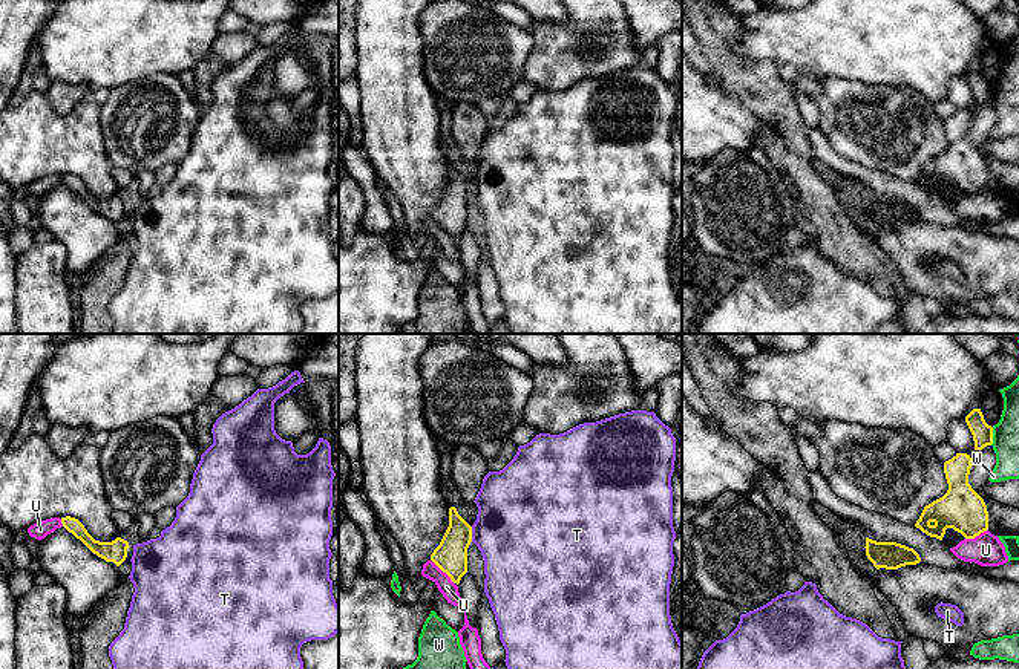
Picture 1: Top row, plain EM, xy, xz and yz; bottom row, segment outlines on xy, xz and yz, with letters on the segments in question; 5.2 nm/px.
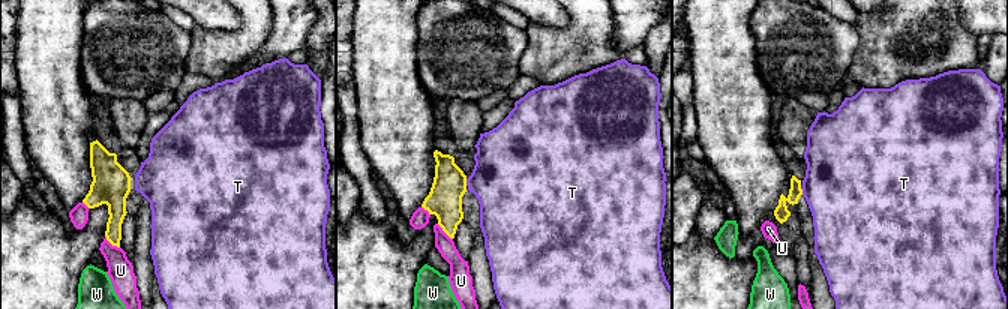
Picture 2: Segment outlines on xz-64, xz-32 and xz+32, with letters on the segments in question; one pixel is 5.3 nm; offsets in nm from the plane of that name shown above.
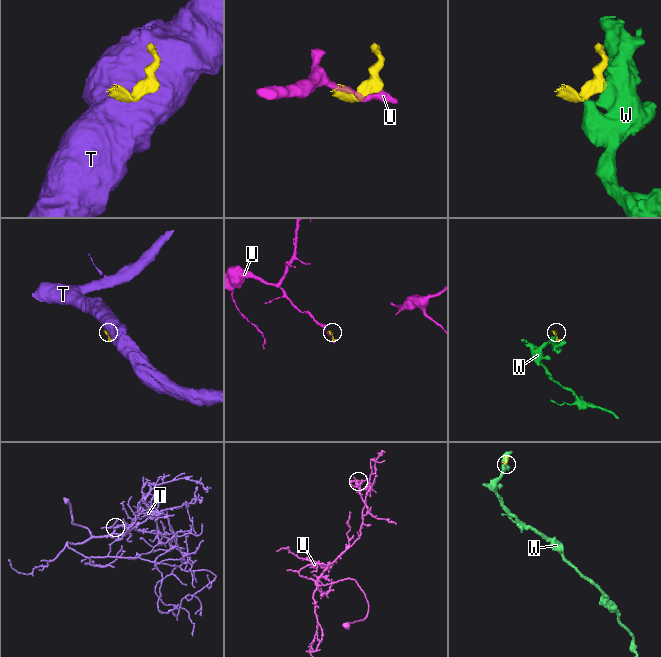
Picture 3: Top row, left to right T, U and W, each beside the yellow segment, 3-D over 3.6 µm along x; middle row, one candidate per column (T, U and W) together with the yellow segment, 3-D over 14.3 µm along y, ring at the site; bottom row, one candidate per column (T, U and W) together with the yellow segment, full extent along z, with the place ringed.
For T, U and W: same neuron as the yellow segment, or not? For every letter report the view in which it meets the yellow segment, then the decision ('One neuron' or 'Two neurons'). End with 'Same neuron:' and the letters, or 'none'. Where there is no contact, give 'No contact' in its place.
T: Touches yellow in xz. Two neurons
U: Touches yellow in xz. Two neurons
W: Touches yellow in yz. Two neurons
Same neuron: none

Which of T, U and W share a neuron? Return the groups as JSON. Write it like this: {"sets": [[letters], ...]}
{"sets": [["T"], ["U"], ["W"]]}

